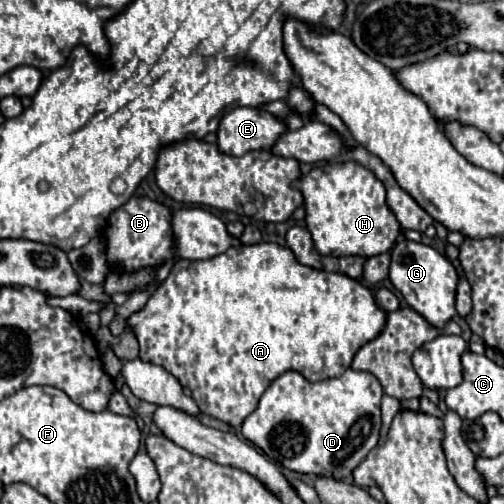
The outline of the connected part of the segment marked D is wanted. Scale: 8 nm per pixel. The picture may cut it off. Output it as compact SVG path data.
M349 368L343 376L321 382L309 382L299 372L285 372L267 388L257 410L243 422L243 436L287 470L347 480L351 472L365 460L367 452L377 446L381 428L381 398L381 384L369 372L355 372Z

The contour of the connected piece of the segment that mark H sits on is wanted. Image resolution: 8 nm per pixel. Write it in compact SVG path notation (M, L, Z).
M333 162L325 168L313 168L309 174L301 176L297 182L293 182L295 188L301 190L305 200L305 220L309 222L309 232L313 236L315 248L323 256L377 256L383 252L389 252L401 232L399 220L389 210L385 202L385 186L383 182L365 166L355 162Z

